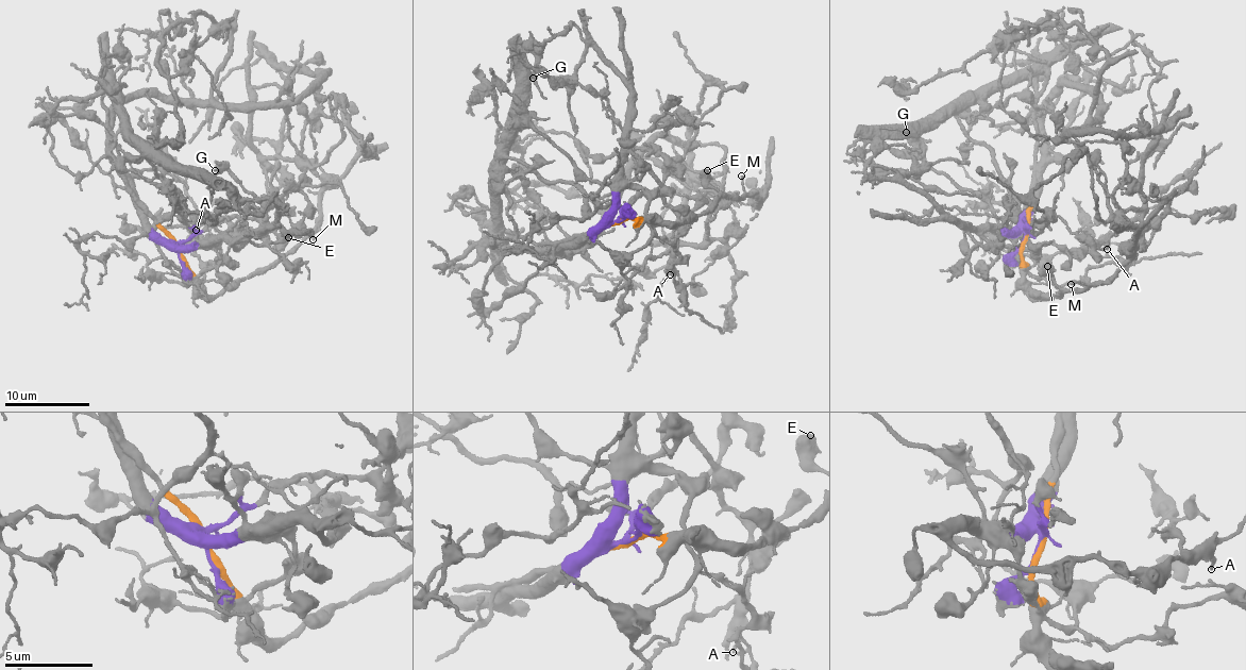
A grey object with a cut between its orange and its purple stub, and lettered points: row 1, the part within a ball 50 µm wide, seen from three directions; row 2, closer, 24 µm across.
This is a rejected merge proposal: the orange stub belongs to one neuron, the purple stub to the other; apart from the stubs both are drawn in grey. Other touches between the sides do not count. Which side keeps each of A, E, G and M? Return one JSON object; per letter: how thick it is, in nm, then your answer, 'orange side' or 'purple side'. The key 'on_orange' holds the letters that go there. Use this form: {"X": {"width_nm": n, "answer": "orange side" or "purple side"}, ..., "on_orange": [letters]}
{"A": {"width_nm": 90, "answer": "purple side"}, "E": {"width_nm": 750, "answer": "orange side"}, "G": {"width_nm": 110, "answer": "purple side"}, "M": {"width_nm": 110, "answer": "orange side"}, "on_orange": ["E", "M"]}

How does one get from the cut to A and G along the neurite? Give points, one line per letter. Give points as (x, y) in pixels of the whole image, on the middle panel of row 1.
A: (616, 222), (613, 201), (620, 164), (630, 152), (643, 163), (659, 185), (662, 200), (677, 217), (669, 273)
G: (616, 222), (609, 187), (584, 174), (572, 157), (529, 123), (524, 103), (505, 86), (518, 51), (533, 78)

